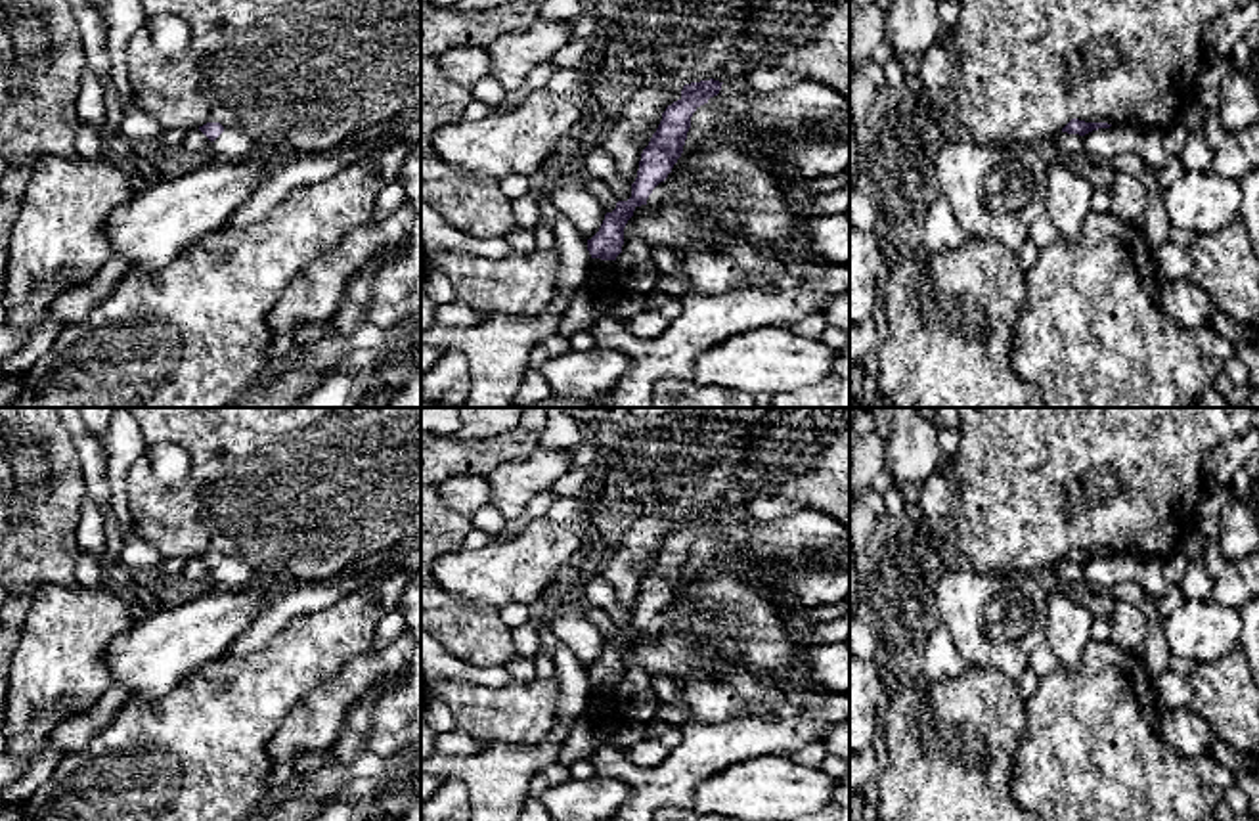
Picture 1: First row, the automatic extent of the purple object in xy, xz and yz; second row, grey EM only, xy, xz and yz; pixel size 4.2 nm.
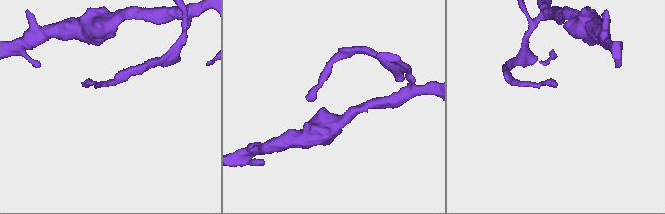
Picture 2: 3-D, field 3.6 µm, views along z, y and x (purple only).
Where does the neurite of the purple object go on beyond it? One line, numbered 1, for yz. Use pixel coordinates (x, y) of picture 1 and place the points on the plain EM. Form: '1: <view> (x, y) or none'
1: none

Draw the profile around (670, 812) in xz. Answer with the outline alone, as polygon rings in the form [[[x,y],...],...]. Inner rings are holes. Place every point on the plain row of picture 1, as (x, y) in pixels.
[[[666,806],[654,813],[652,821],[731,821],[731,819],[696,815],[687,808]]]

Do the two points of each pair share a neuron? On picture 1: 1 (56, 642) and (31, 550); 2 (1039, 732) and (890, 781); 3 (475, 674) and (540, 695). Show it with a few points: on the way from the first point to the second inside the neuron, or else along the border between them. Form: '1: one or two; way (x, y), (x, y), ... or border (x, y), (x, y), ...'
1: two; border (77, 582), (41, 584), (31, 594), (23, 628)
2: two; border (1024, 701), (1024, 726), (1009, 781)
3: two; border (513, 680), (498, 687), (462, 682)

